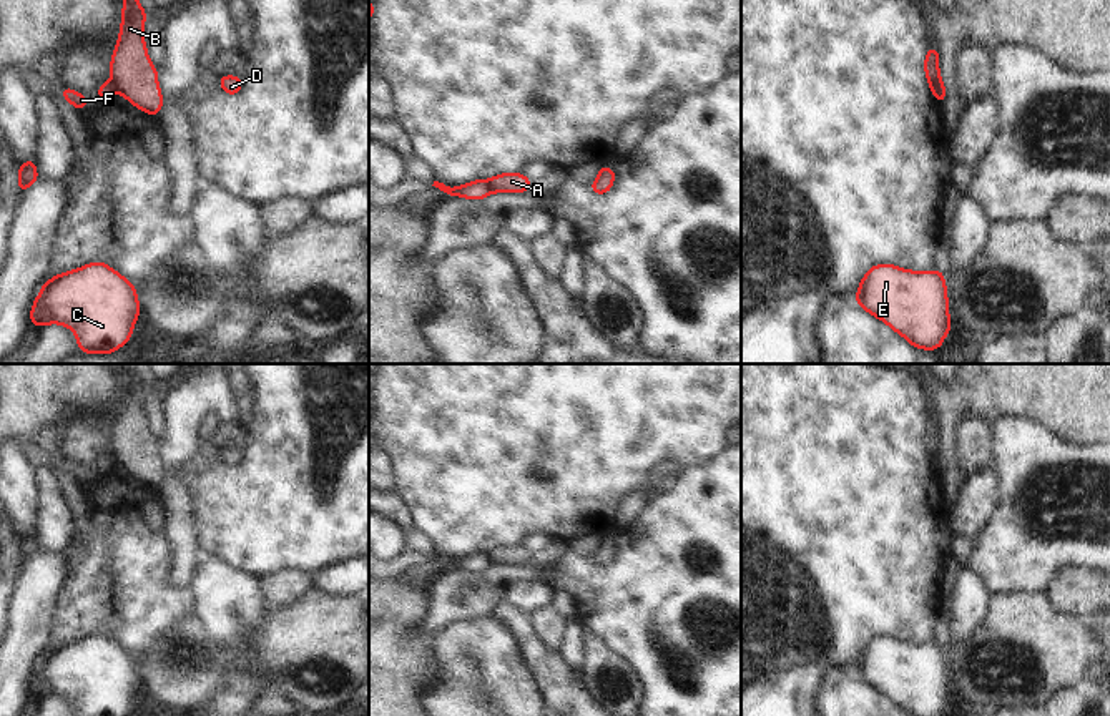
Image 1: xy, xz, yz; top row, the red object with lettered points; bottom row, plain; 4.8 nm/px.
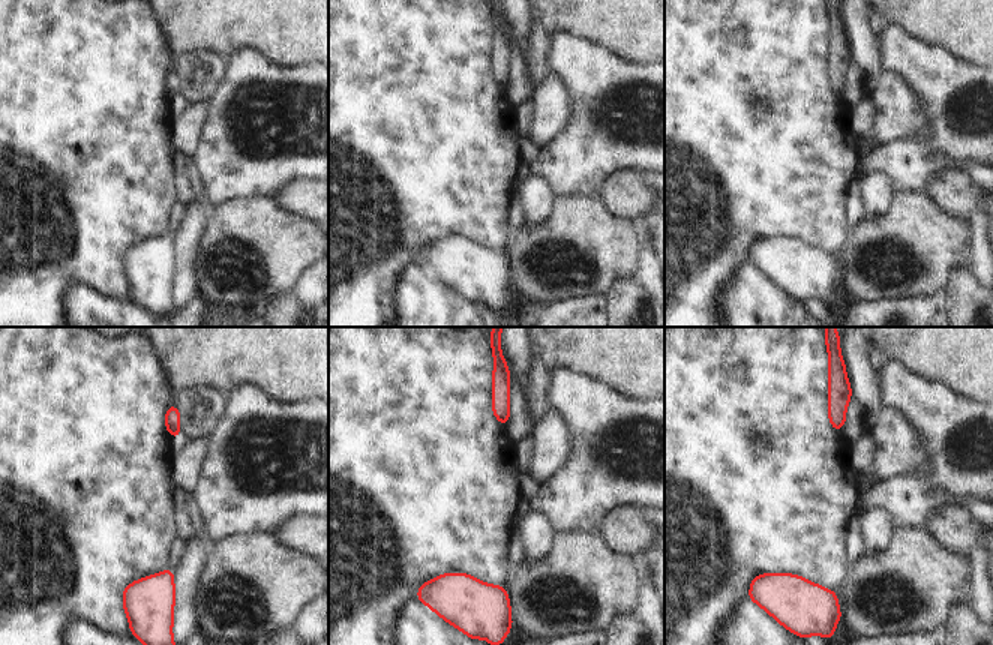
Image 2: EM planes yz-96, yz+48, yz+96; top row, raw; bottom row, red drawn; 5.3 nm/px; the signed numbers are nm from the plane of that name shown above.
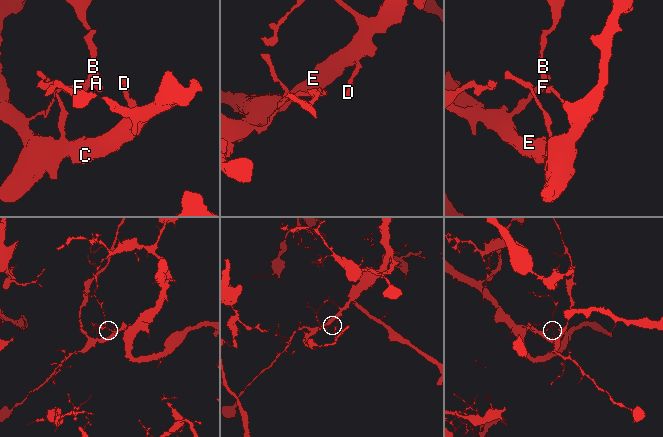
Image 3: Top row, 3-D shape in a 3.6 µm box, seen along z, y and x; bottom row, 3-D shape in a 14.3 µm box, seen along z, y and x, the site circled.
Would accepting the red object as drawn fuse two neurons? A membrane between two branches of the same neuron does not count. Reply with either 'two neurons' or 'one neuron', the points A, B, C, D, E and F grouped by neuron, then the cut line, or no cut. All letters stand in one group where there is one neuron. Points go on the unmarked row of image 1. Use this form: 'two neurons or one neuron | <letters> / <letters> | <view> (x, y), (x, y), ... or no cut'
two neurons | A B / C D E F | yz (939, 449), (931, 462)

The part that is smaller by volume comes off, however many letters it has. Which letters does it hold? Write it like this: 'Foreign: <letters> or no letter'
Foreign: A, B

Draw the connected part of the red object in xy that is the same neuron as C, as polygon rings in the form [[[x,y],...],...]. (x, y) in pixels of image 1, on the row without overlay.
[[[101,633],[48,651],[30,683],[33,699],[63,696],[75,704],[76,716],[126,716],[136,691],[140,674],[135,656]]]

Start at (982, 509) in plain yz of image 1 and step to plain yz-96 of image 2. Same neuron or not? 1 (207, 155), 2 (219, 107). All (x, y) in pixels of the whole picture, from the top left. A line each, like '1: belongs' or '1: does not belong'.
1: does not belong
2: does not belong

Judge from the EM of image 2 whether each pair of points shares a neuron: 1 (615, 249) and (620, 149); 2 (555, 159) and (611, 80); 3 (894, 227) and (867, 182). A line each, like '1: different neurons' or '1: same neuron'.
1: different neurons
2: same neuron
3: different neurons

